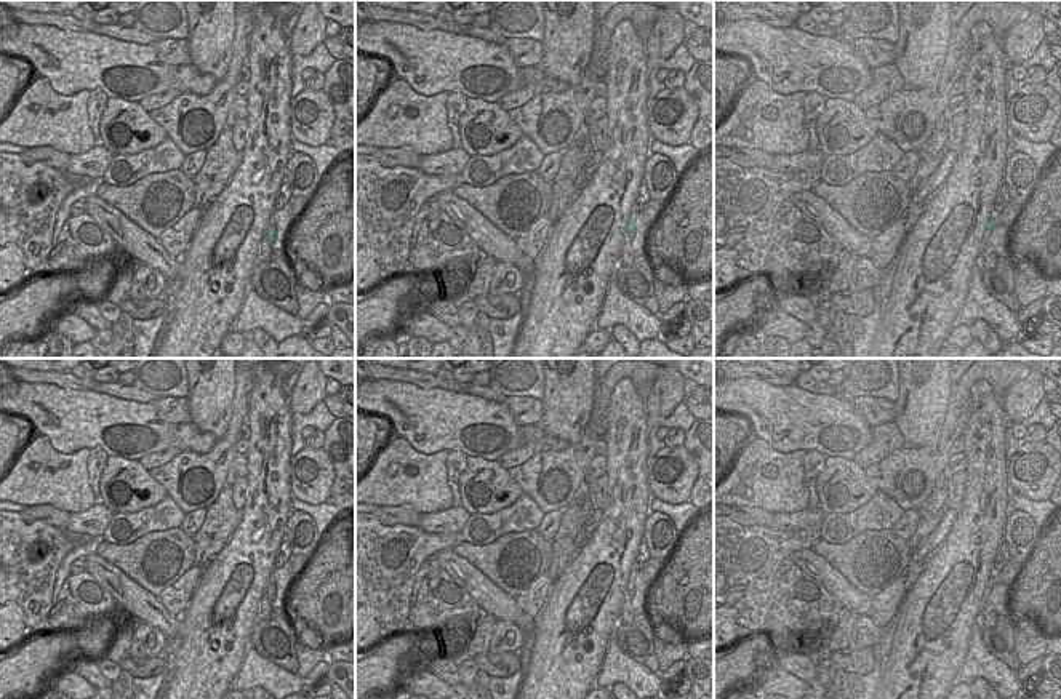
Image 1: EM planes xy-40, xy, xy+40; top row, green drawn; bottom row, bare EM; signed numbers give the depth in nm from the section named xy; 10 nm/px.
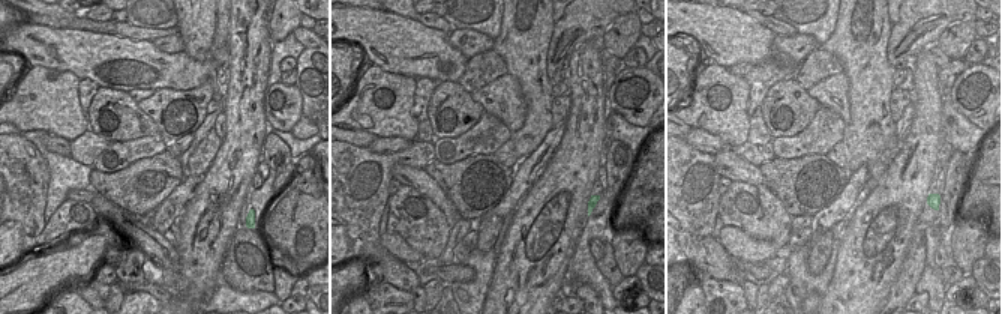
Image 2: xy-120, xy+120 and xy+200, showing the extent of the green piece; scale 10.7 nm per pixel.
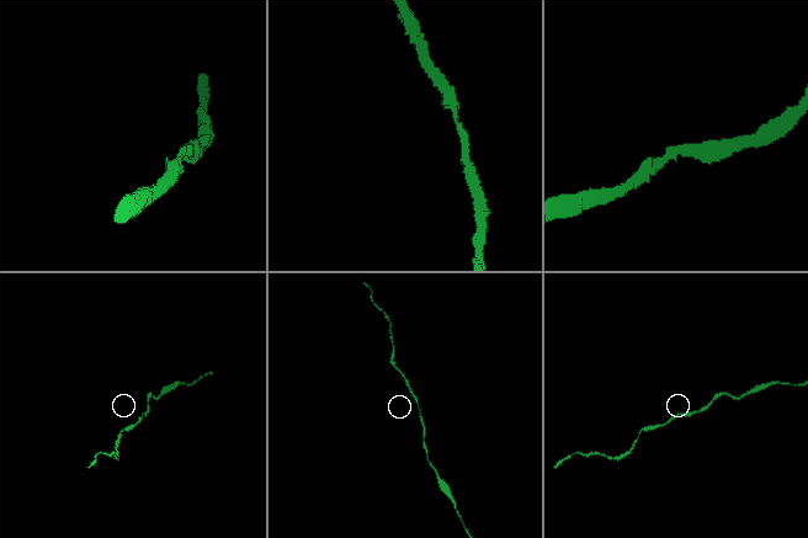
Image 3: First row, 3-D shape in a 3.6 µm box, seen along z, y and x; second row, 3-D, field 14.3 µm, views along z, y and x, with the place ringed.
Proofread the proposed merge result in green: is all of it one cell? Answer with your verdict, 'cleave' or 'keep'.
keep

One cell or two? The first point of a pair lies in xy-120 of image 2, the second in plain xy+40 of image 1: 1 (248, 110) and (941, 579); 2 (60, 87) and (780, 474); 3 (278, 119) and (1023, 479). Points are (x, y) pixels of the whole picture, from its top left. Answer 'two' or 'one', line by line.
1: one
2: one
3: one

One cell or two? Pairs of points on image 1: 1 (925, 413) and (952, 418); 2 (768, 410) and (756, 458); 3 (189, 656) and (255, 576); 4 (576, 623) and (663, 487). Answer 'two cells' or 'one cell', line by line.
1: two cells
2: two cells
3: one cell
4: two cells

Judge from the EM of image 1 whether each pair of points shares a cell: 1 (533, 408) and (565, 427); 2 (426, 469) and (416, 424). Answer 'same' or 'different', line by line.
1: different
2: different

